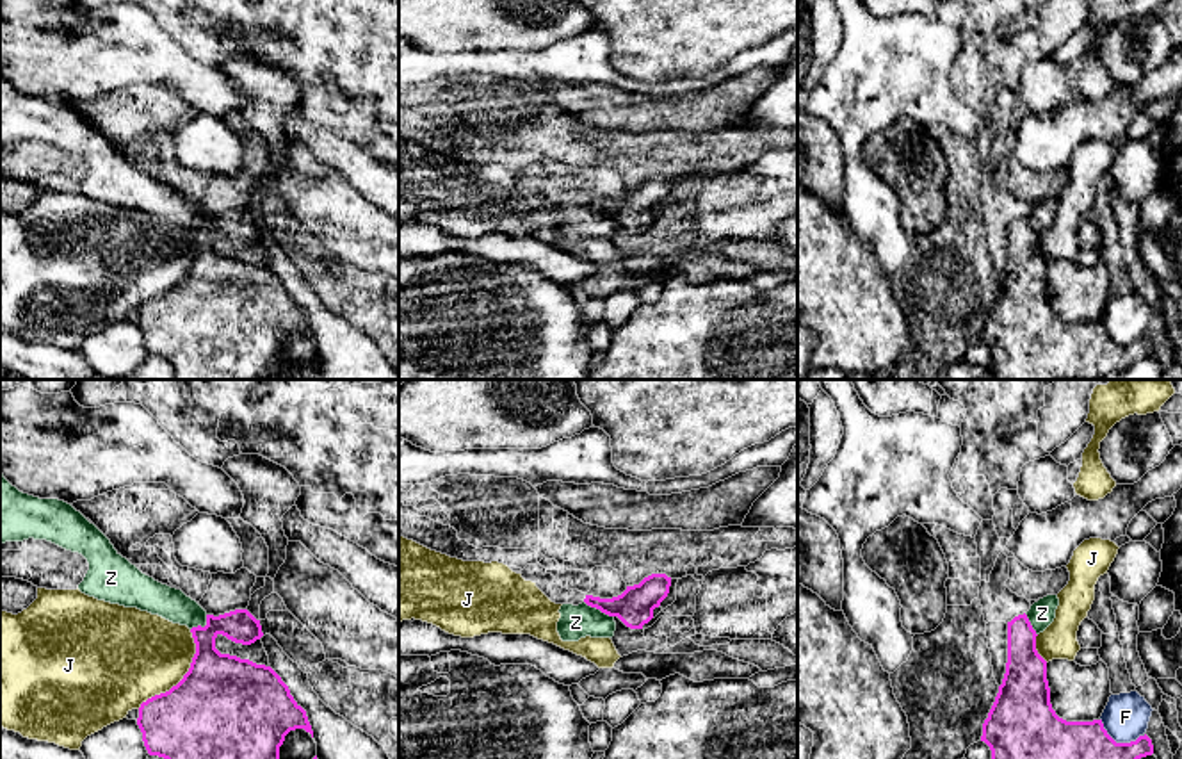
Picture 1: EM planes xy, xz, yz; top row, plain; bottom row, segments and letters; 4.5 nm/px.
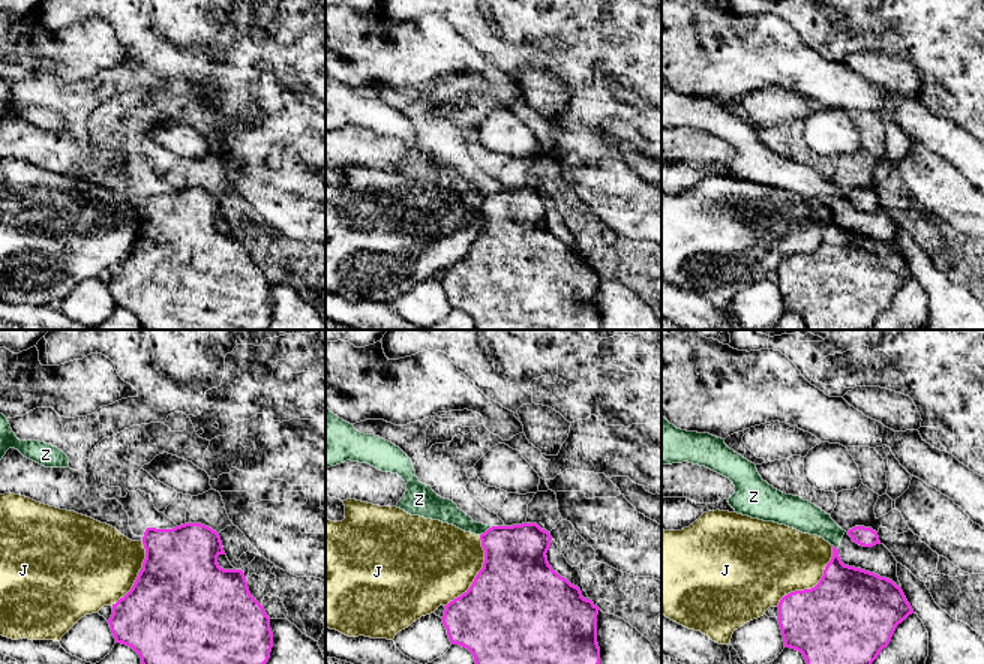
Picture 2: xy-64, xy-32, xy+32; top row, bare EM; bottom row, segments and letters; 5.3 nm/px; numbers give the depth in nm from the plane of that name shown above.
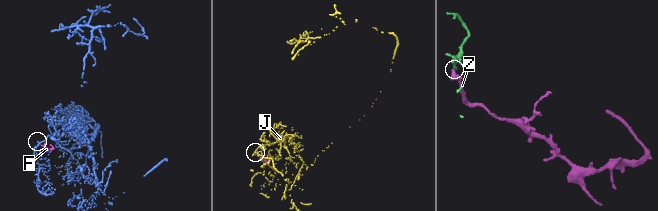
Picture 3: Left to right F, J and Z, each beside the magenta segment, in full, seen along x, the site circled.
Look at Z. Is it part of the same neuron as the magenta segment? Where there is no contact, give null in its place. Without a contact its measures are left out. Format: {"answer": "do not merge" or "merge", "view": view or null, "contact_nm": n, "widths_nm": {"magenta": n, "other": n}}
{"answer": "do not merge", "view": "xz", "contact_nm": 150, "widths_nm": {"magenta": 170, "other": 150}}

